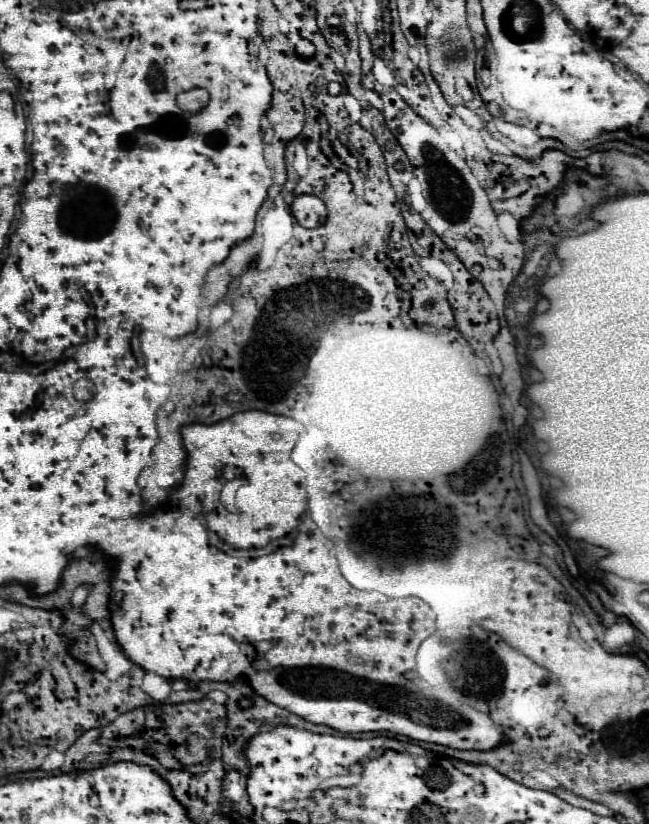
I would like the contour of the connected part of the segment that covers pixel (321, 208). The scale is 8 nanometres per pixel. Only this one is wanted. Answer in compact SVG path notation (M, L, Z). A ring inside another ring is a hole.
M297 195L291 203L291 213L301 227L313 229L325 223L325 203L315 195Z

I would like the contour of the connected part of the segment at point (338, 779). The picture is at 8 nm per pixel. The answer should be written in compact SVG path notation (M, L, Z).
M355 765L355 767L351 769L351 773L349 773L349 775L335 775L335 777L327 777L327 779L323 779L323 781L319 783L318 788L324 791L335 786L354 786L361 781L361 775L363 775L363 767Z

